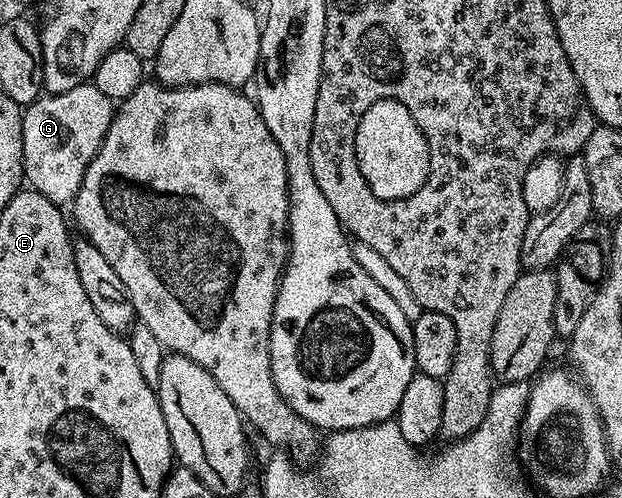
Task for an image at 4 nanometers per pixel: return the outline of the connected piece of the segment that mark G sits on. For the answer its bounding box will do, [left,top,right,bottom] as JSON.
[22,82,115,206]

